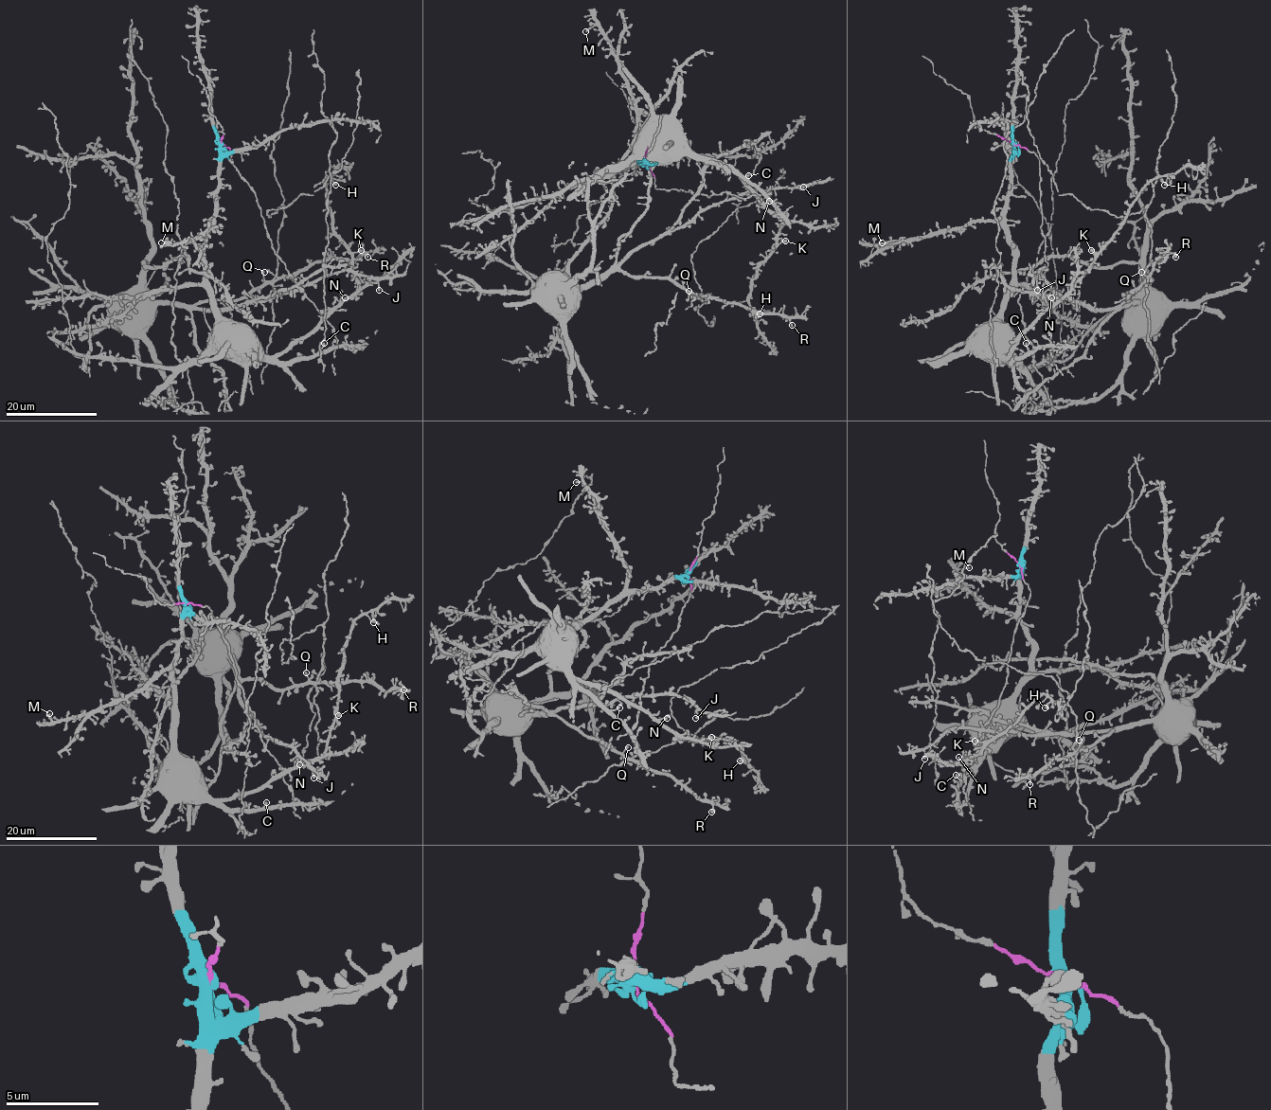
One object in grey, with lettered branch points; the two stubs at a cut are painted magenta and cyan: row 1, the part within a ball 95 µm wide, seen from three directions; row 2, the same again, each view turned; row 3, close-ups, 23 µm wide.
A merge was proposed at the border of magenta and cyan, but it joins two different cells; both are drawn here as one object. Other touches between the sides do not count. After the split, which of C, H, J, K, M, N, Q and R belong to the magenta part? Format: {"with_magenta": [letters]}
{"with_magenta": ["J", "Q", "R"]}

